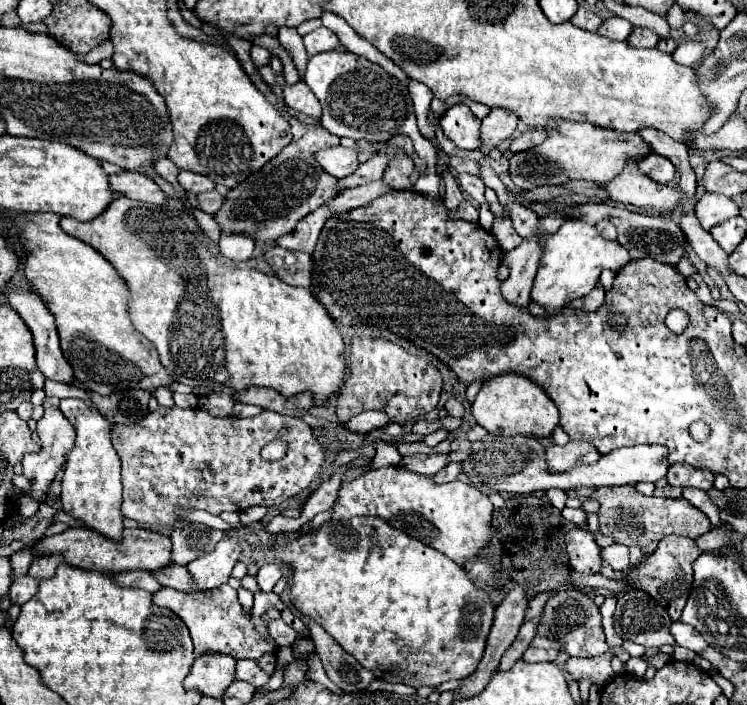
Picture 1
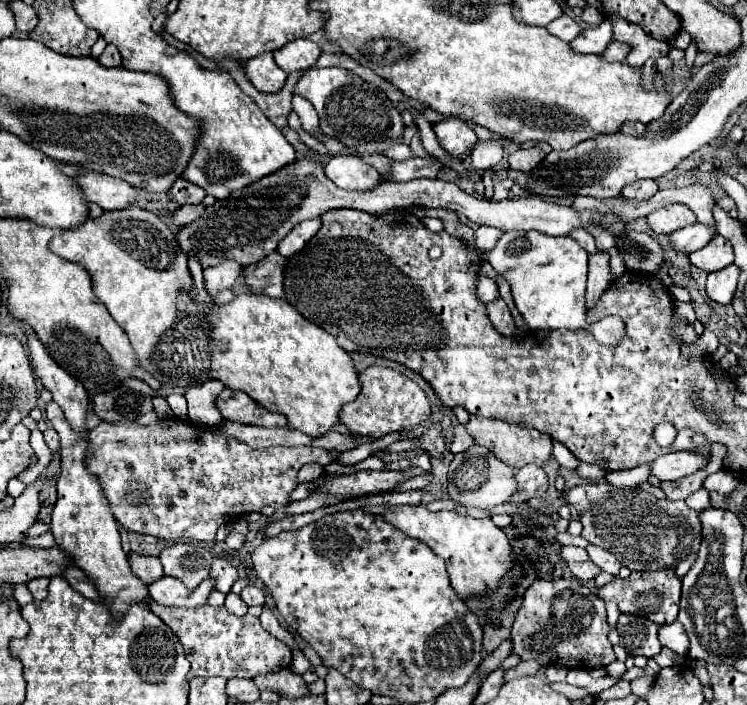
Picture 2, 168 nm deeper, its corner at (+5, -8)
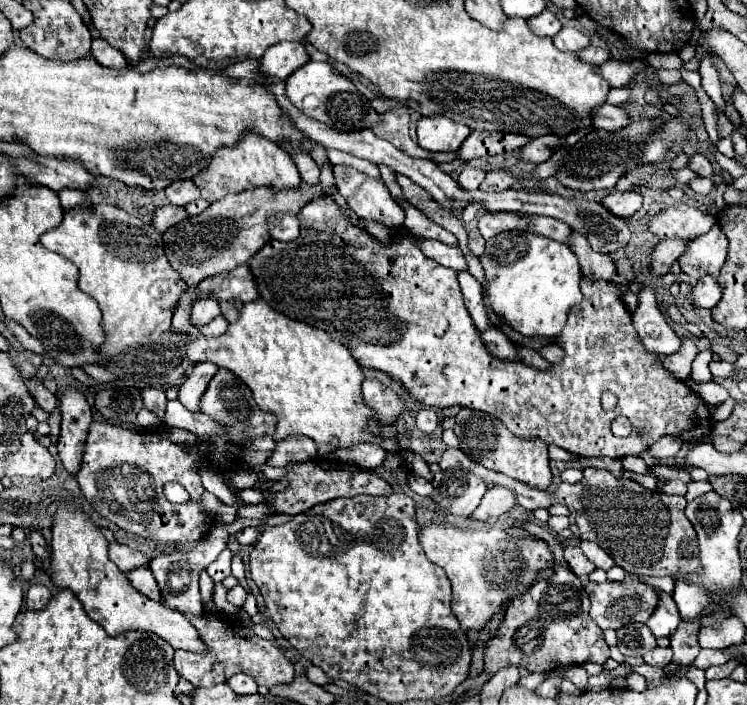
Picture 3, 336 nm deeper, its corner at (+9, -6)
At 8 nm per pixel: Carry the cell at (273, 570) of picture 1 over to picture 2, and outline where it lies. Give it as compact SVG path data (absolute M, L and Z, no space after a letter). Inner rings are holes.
M245 586L239 596L243 598L243 602L245 602L247 606L255 606L255 604L263 604L263 602L265 602L265 594L263 594L263 590L257 588L257 586Z

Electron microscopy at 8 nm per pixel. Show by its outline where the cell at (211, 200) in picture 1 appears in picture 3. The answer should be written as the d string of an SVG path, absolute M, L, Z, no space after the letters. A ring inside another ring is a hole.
M163 206L159 208L155 214L153 214L153 226L159 230L159 232L165 232L167 228L175 226L177 222L185 220L189 214L183 206Z

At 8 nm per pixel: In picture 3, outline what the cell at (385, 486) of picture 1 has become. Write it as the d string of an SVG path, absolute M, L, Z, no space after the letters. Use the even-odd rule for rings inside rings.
M425 520L419 522L419 542L427 558L441 566L453 586L453 612L459 618L463 630L479 630L483 624L505 604L521 594L535 582L537 572L545 570L553 554L543 540L511 538L503 530L481 524L473 528L453 526L449 522Z

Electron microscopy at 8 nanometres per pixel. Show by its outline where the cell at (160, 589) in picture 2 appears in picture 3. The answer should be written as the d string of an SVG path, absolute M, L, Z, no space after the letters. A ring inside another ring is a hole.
M149 568L133 570L131 574L127 574L127 578L133 584L133 588L139 590L141 594L145 594L147 598L151 598L151 600L161 600L163 598L163 594L161 594L161 590L157 586L157 580L155 580L155 576L151 574Z

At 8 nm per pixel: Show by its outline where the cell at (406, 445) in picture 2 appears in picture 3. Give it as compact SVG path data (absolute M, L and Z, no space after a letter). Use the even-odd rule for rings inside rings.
M357 444L351 448L339 448L337 452L329 454L329 458L351 462L351 464L357 464L359 468L369 468L369 470L375 470L377 466L381 466L385 456L387 456L387 450L383 450L379 444Z

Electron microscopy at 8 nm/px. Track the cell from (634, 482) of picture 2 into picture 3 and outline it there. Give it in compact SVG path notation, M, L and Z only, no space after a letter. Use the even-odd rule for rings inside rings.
M664 436L661 440L653 442L649 446L649 454L653 456L653 462L665 462L667 458L676 456L682 442L672 436Z

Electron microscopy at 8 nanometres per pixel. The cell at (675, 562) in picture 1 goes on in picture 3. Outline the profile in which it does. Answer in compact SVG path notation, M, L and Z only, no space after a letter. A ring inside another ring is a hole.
M627 574L625 580L621 582L603 582L603 584L589 582L585 590L591 598L591 618L595 618L595 622L603 630L607 628L617 630L631 622L647 622L655 612L655 606L659 604L659 590L651 588L649 584L641 582L637 576L631 576L631 574Z

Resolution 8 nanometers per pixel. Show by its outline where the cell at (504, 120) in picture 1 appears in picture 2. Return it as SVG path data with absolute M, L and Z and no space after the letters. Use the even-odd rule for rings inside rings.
M497 140L479 142L471 152L473 170L491 170L503 158L503 146Z

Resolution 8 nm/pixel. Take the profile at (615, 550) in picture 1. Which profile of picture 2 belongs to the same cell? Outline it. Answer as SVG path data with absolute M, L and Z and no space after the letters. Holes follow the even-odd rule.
M591 544L587 546L587 552L589 552L589 558L591 558L601 570L605 570L605 572L617 576L621 564L619 564L619 560L617 560L611 552L607 552L607 550L599 548L599 546L591 546Z

